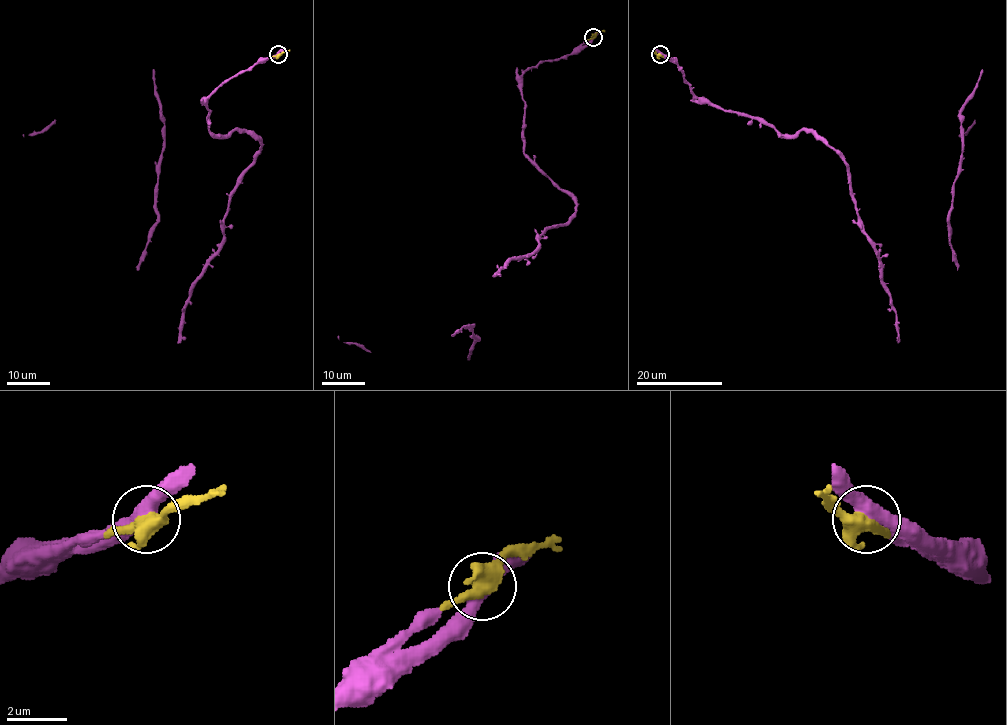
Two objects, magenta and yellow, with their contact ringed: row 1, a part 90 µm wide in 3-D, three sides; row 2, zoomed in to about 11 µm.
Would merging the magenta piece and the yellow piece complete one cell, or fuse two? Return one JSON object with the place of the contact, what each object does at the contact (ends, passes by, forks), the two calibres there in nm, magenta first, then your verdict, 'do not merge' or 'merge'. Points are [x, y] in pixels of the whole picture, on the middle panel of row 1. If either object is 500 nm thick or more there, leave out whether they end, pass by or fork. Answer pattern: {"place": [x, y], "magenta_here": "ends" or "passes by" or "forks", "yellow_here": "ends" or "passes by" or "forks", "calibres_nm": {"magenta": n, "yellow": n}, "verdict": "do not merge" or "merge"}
{"place": [593, 37], "magenta_here": "passes by", "yellow_here": "forks", "calibres_nm": {"magenta": 480, "yellow": 420}, "verdict": "merge"}

